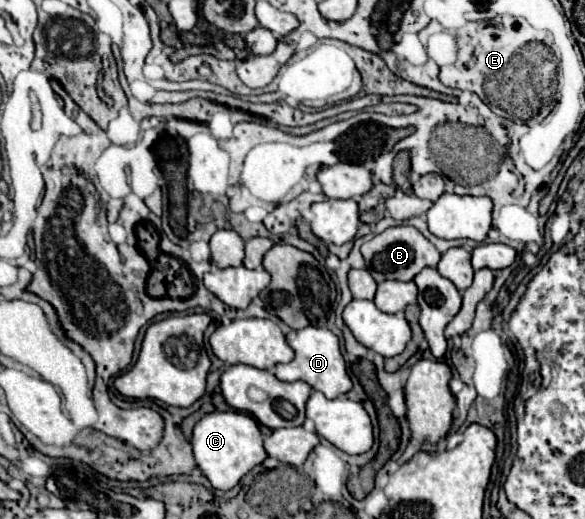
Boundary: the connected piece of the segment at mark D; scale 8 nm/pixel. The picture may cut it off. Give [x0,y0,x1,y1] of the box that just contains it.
[273,326,353,398]

